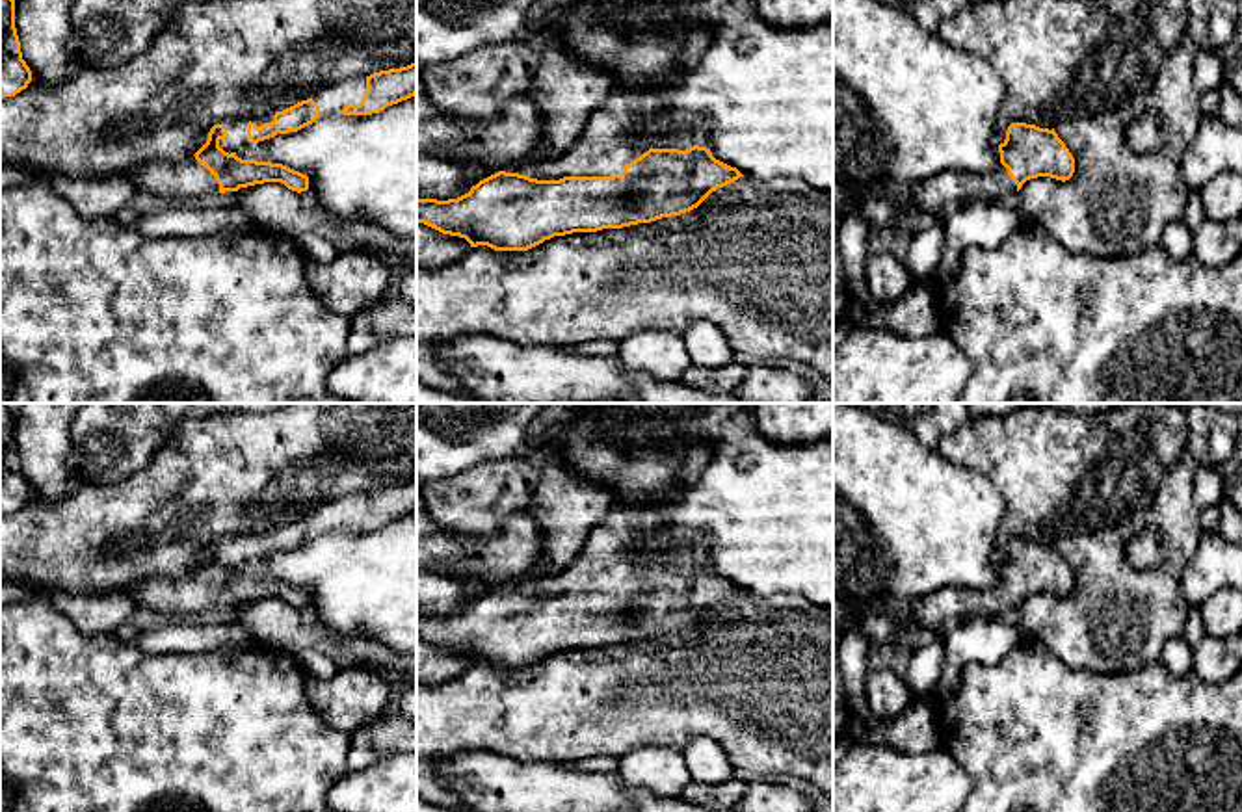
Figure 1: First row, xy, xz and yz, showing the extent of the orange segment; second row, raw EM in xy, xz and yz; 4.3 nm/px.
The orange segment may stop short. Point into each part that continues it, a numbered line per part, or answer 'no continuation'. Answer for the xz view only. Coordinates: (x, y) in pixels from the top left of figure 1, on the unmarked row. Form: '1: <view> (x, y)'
1: xz (612, 554)

